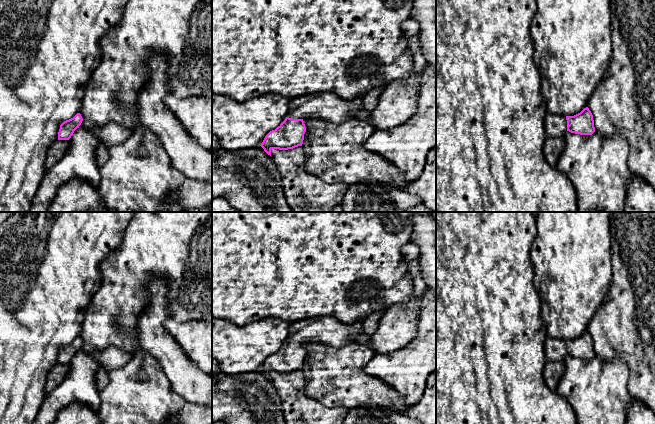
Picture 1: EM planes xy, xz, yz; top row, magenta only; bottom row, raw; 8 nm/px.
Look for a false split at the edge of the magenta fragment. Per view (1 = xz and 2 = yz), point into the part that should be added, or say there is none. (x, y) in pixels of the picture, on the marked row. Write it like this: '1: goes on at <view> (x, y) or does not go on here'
1: goes on at xz (327, 106)
2: goes on at yz (556, 125)

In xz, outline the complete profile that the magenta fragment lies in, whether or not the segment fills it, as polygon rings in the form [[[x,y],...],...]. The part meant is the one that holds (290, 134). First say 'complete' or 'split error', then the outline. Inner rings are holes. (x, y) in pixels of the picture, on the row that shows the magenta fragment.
split error; [[[333,93],[311,94],[290,99],[289,112],[285,120],[275,129],[270,131],[264,138],[261,147],[271,156],[272,149],[288,150],[298,146],[302,146],[306,127],[304,119],[316,118],[330,121],[334,124],[343,123],[349,119],[356,118],[357,111],[363,111],[362,96],[352,99],[344,100]]]

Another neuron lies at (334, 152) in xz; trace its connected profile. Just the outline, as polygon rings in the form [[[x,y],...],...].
[[[357,118],[334,124],[324,119],[303,119],[306,132],[302,149],[305,154],[307,173],[319,177],[327,183],[341,182],[348,186],[361,180],[373,180],[383,185],[402,188],[406,185],[404,174],[381,155],[371,152],[364,146],[365,140],[373,131],[371,124]]]

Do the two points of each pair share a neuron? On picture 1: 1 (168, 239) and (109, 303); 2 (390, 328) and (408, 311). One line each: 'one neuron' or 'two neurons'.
1: one neuron
2: one neuron

